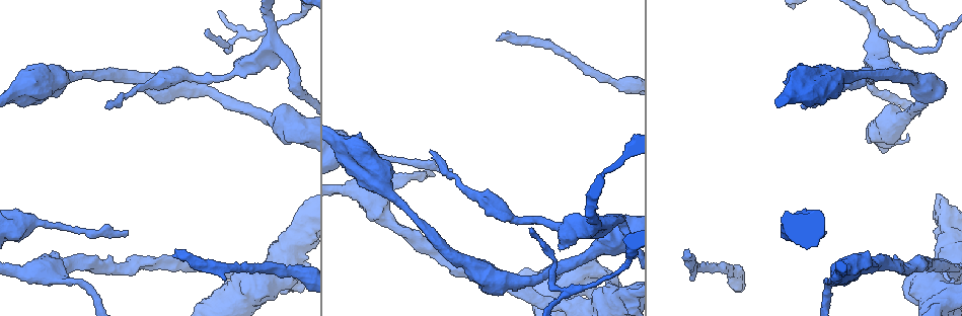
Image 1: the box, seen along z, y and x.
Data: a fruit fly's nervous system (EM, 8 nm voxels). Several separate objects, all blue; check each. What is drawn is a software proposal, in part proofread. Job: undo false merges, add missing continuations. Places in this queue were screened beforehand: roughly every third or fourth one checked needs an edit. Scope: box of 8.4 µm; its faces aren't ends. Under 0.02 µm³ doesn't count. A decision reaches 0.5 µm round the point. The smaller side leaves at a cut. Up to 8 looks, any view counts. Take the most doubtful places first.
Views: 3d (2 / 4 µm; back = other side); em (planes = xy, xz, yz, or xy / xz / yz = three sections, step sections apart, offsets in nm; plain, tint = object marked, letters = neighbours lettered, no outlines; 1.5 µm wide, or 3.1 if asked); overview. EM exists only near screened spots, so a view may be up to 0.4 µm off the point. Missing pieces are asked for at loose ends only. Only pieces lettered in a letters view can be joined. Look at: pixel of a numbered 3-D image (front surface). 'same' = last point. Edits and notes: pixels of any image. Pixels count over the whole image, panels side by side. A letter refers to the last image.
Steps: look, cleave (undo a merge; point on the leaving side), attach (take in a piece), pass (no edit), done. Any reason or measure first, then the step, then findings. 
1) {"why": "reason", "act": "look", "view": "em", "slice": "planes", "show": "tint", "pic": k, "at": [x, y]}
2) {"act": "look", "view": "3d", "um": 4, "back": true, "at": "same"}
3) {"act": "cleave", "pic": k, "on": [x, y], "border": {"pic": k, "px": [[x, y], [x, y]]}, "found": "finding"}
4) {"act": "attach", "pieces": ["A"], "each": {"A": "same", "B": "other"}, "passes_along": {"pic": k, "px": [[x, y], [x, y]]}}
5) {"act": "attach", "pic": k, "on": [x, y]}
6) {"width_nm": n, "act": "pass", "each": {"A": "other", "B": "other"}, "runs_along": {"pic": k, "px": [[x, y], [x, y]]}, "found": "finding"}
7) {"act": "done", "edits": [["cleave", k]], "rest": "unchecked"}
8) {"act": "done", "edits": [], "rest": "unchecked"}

{"why": "long arm stops here", "act": "look", "view": "3d", "um": 4, "pic": 1, "at": [175, 253]}

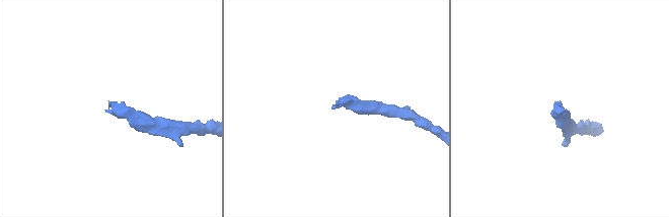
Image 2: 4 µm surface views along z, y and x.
{"act": "look", "view": "em", "slice": "planes", "show": "tint", "pic": 2, "at": [564, 108]}

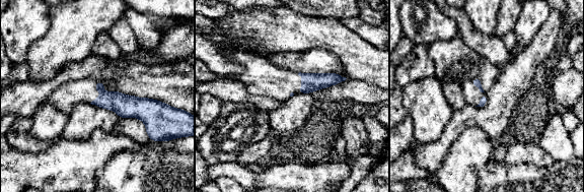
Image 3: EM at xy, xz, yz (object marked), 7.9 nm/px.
{"why": "what lies round it", "act": "look", "view": "em", "slice": "planes", "show": "letters", "at": "same"}

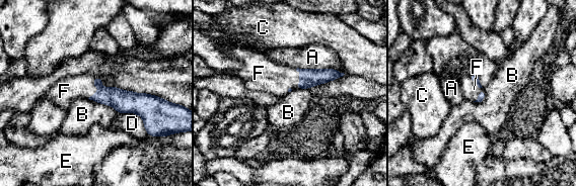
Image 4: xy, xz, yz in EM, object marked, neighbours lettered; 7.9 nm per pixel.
{"longest_contact_nm": ["A", 380], "act": "attach", "pieces": ["F"], "each": {"A": "other", "B": "other", "C": "other", "D": "other", "E": "other", "F": "same"}, "passes_along": {"pic": 4, "px": [[123, 101], [97, 92], [66, 90]]}, "found": "it goes on there"}

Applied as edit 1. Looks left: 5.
{"why": "tapers out", "act": "look", "view": "em", "slice": "xy", "step": 8, "show": "tint", "pic": 1, "at": [450, 170]}

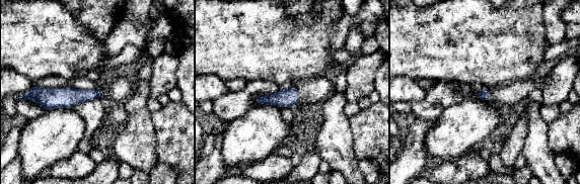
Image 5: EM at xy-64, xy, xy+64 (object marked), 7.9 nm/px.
{"why": "another direction", "act": "look", "view": "em", "slice": "planes", "show": "tint", "at": "same"}

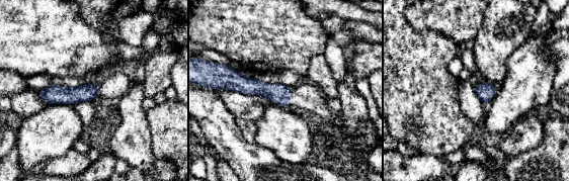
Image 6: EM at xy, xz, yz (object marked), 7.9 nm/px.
{"act": "look", "view": "em", "slice": "planes", "show": "letters", "at": "same"}

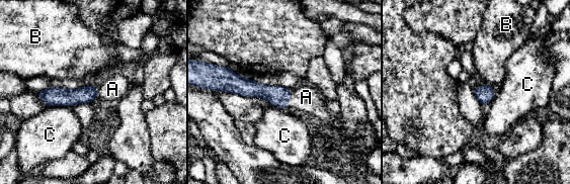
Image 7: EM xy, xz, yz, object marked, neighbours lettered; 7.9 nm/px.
{"width_nm": 130, "act": "attach", "pieces": ["A"], "each": {"A": "same", "B": "other", "C": "other"}, "passes_along": {"pic": 7, "px": [[277, 96], [290, 97], [306, 97]]}, "found": "the neuron continues"}

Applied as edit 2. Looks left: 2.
{"act": "done", "edits": [["attach", 4], ["attach", 7]], "rest": "unchecked"}

